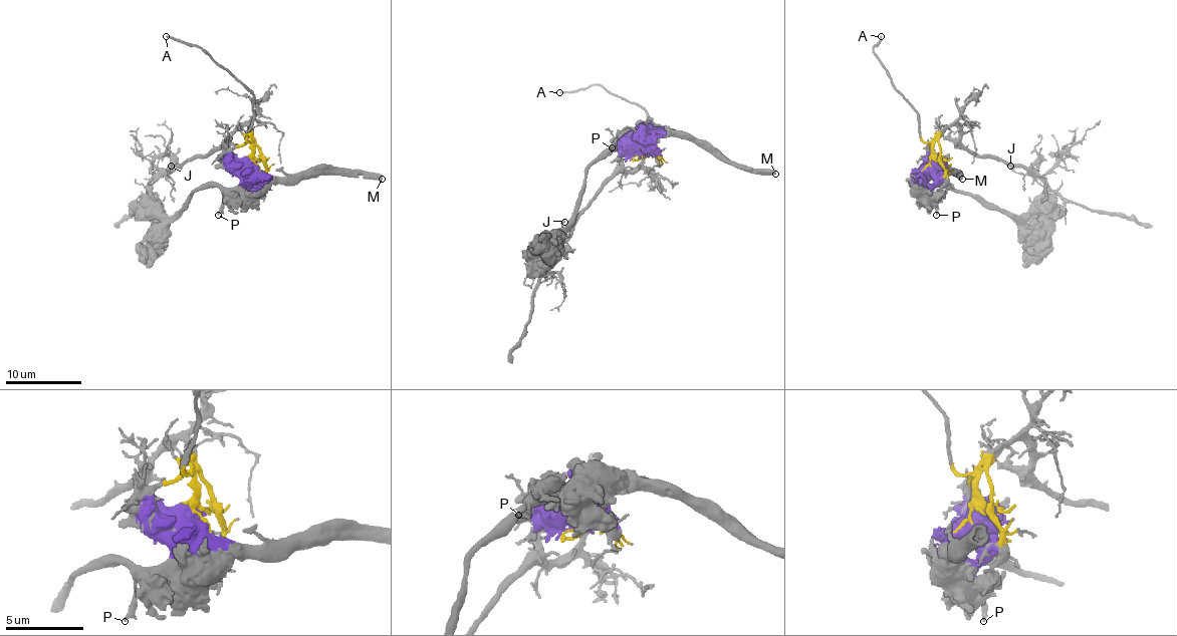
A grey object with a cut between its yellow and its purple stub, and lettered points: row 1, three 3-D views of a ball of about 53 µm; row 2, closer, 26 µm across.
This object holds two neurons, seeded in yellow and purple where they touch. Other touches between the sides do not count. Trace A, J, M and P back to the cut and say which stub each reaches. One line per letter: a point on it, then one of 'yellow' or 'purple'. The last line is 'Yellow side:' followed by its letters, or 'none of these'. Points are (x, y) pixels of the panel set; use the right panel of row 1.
A: at (881, 36); yellow
J: at (1010, 166); yellow
M: at (962, 179); purple
P: at (936, 215); purple
Yellow side: A, J

